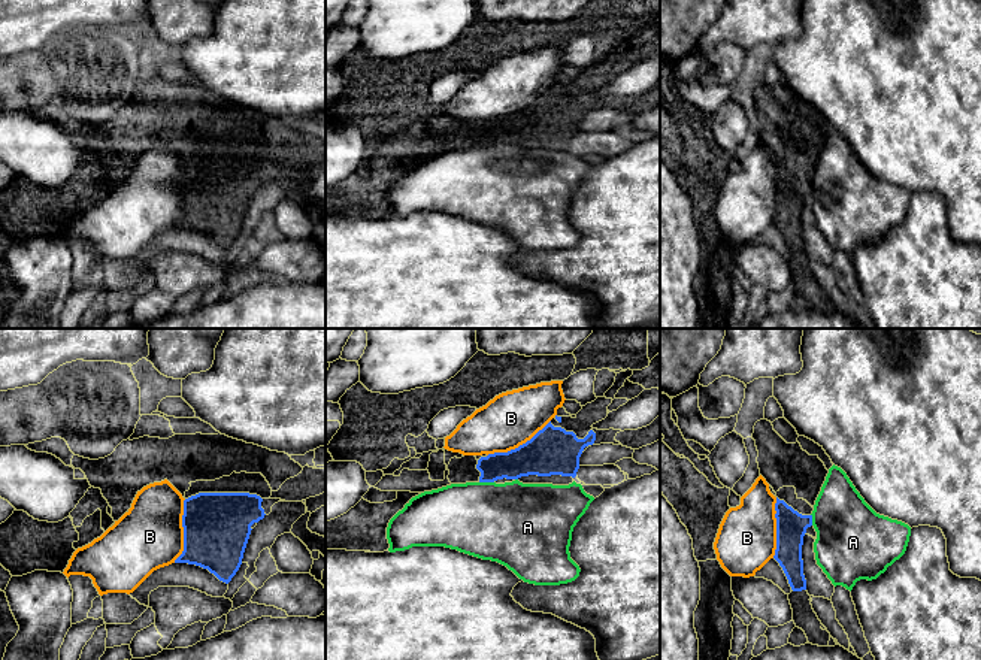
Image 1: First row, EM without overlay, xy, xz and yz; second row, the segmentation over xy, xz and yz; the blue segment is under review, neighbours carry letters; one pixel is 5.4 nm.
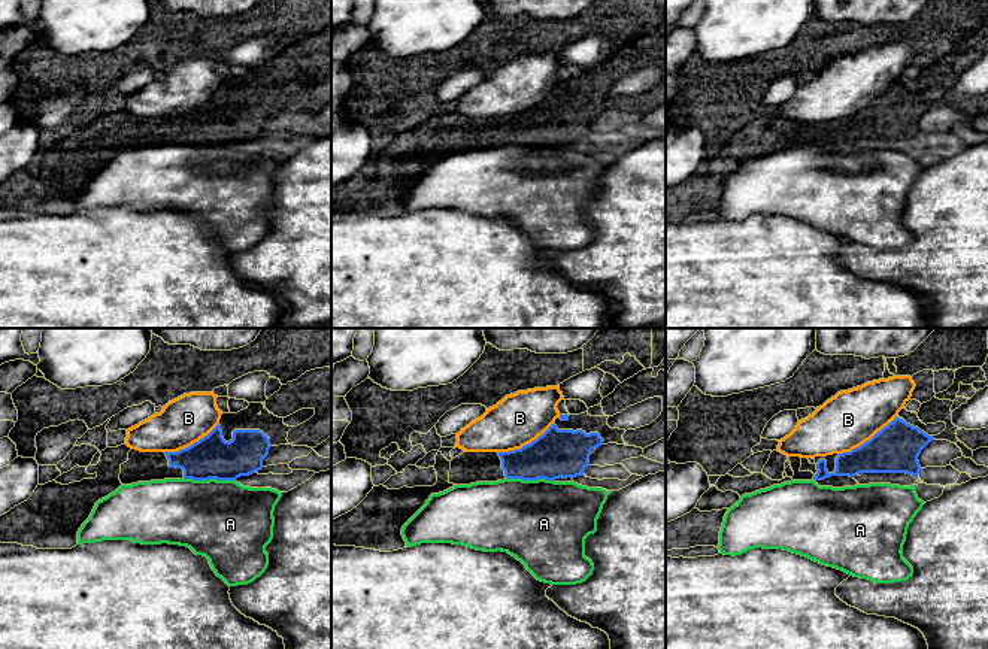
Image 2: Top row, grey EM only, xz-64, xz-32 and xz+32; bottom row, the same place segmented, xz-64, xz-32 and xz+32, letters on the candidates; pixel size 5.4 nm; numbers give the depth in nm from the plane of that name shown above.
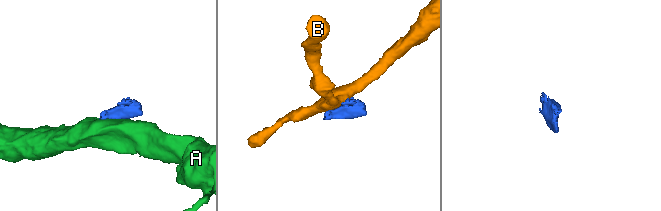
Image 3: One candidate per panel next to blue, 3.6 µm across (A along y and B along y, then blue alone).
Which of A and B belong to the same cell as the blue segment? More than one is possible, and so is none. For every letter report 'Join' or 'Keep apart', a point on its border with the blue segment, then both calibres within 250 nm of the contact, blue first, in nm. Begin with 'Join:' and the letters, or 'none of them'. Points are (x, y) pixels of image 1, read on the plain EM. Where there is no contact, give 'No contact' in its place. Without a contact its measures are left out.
Join: none of them
A: Keep apart. Touches blue at xz (487, 147). Thickness 170 nm (blue) against 440 nm
B: Keep apart. Touches blue at xy (184, 196). Thickness 360 nm (blue) against 360 nm

